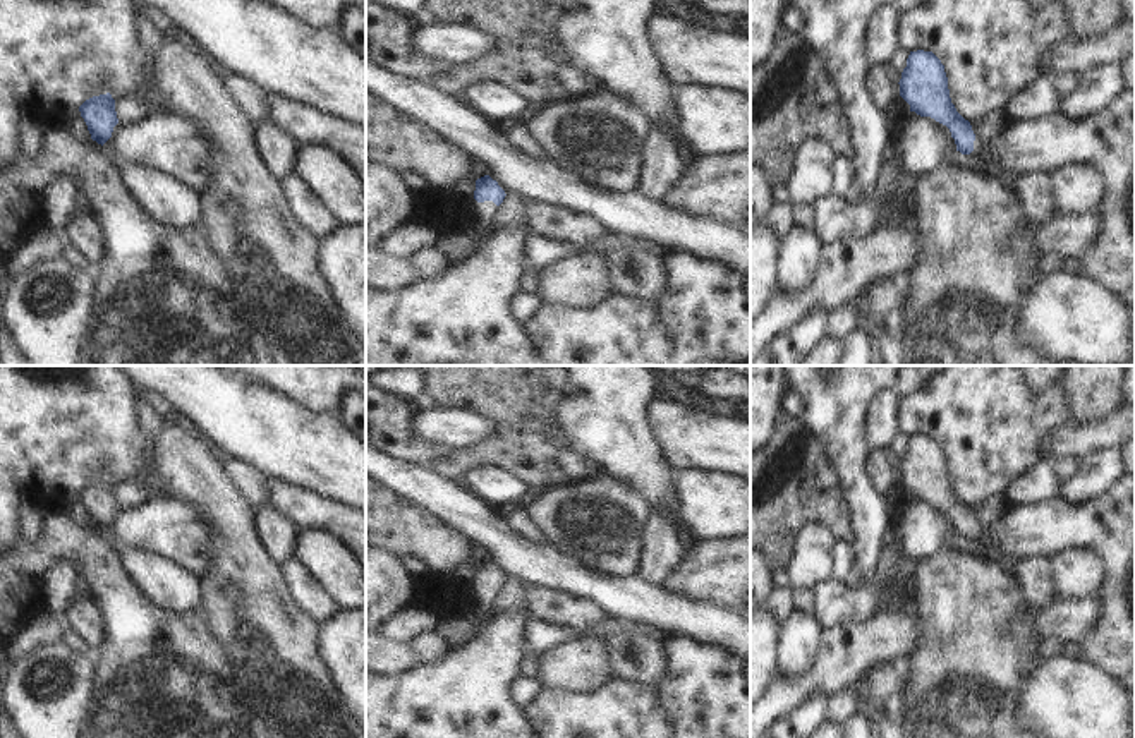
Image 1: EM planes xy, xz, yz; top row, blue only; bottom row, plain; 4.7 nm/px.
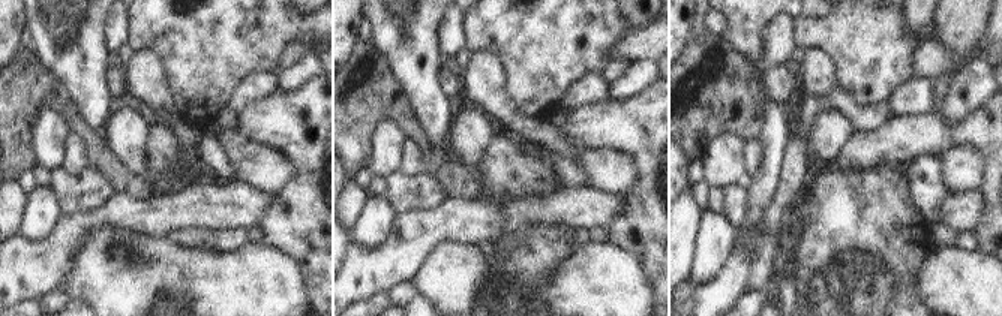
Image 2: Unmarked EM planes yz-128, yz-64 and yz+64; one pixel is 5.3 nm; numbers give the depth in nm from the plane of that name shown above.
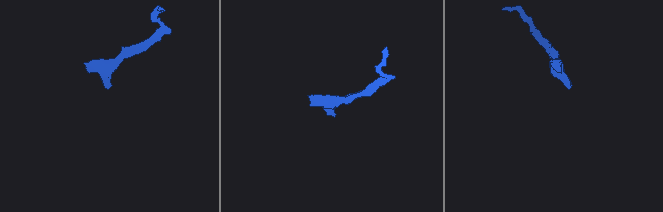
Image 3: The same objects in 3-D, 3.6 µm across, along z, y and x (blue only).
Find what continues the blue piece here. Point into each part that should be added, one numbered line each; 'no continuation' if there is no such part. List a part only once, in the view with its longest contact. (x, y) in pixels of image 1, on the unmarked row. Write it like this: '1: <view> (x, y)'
1: xz (481, 606)

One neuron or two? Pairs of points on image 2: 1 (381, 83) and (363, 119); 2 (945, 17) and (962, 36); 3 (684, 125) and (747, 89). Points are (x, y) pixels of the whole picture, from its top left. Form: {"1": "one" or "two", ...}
{"1": "one", "2": "one", "3": "one"}

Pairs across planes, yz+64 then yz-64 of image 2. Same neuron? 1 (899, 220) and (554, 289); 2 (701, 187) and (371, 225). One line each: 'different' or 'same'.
1: different
2: different

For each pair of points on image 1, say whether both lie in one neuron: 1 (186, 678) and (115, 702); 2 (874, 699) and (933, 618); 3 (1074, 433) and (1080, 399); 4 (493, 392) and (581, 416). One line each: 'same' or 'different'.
1: same
2: different
3: different
4: different

